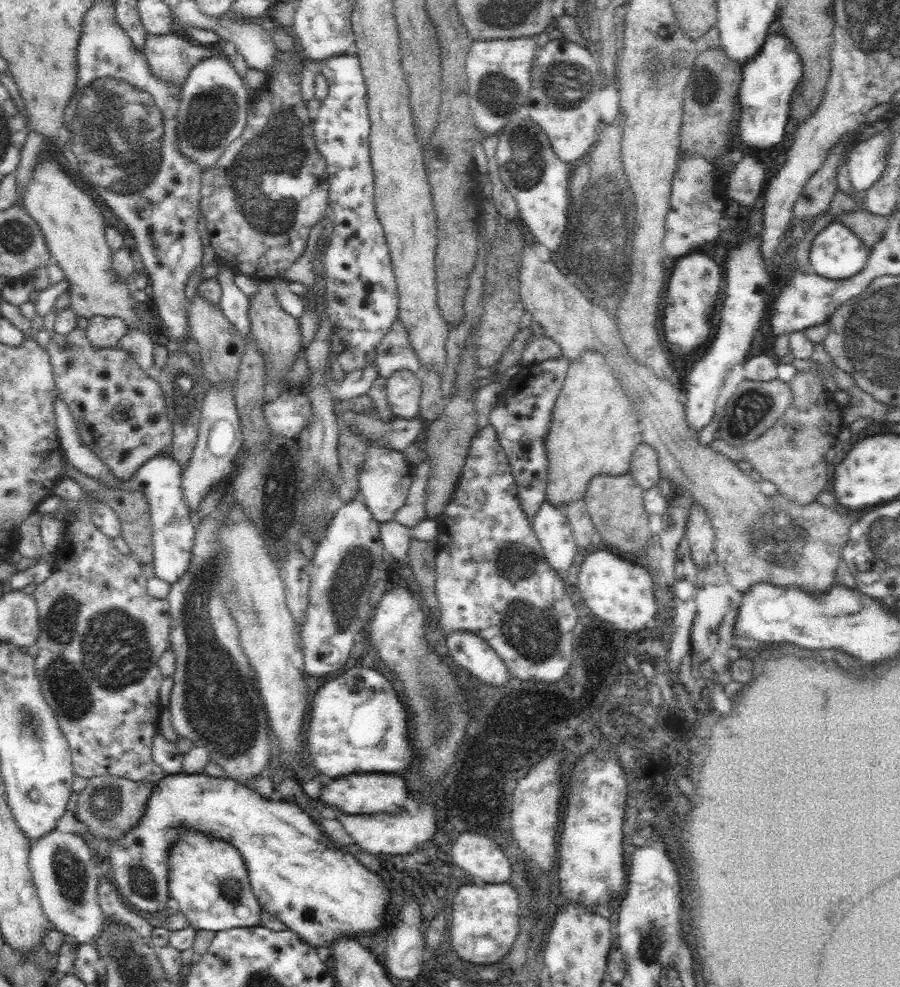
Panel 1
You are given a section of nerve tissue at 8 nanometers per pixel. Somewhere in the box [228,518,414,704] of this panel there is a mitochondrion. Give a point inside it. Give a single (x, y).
(344, 587)

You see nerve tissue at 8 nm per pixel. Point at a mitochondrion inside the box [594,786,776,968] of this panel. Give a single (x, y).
(651, 937)

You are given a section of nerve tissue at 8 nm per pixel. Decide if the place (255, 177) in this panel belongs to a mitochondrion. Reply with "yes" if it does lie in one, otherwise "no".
yes

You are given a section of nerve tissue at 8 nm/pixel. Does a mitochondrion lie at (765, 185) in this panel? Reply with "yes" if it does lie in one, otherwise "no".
no

